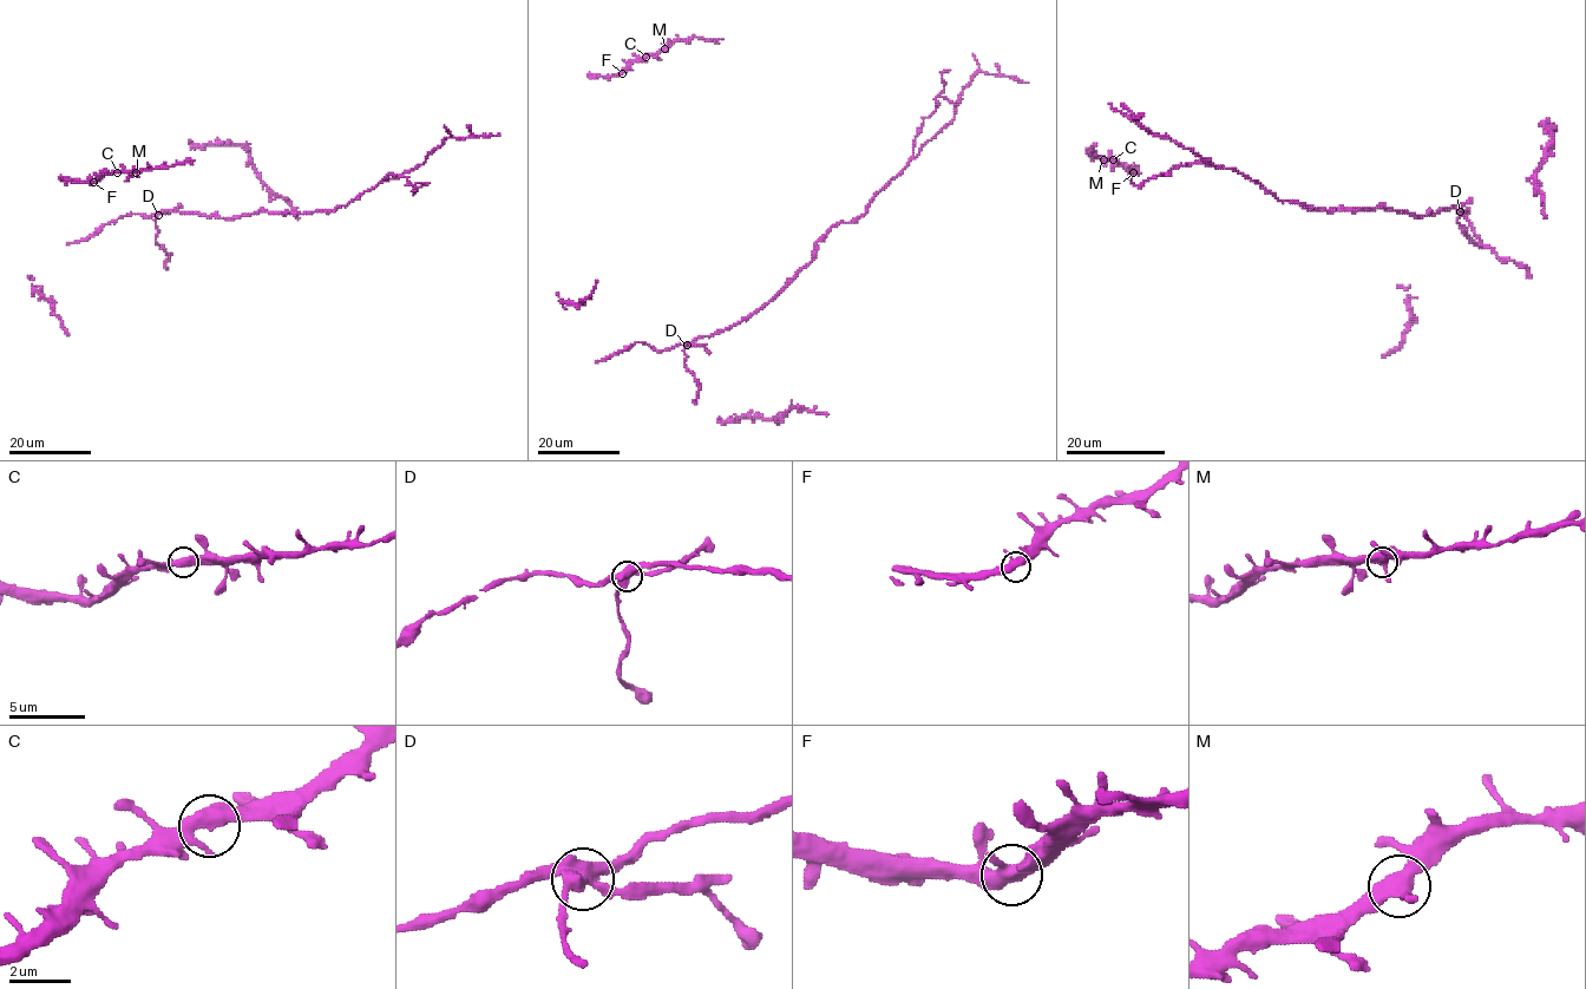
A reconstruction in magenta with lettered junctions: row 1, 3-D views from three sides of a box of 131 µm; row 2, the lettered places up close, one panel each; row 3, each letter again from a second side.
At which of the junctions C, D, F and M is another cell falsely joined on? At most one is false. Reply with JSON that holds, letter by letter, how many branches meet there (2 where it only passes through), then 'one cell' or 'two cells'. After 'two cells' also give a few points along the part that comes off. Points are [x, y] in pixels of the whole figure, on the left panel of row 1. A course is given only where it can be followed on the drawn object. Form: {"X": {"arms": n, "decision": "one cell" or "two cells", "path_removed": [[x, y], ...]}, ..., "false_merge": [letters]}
{"C": {"arms": 3, "decision": "one cell"}, "D": {"arms": 4, "decision": "two cells", "path_removed": [[158, 214], [156, 242], [170, 255], [165, 262], [168, 269]]}, "F": {"arms": 4, "decision": "one cell"}, "M": {"arms": 3, "decision": "one cell"}, "false_merge": ["D"]}

